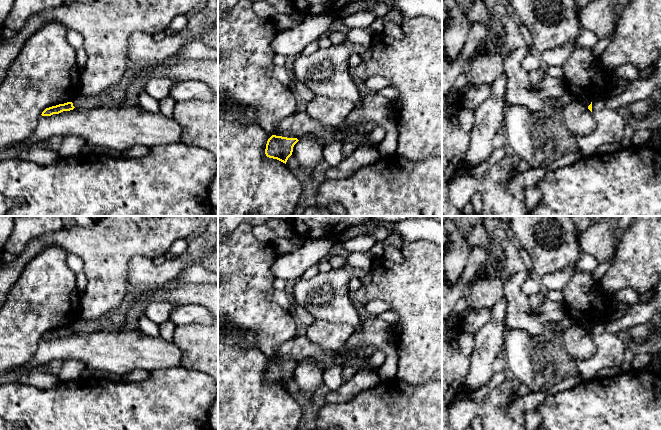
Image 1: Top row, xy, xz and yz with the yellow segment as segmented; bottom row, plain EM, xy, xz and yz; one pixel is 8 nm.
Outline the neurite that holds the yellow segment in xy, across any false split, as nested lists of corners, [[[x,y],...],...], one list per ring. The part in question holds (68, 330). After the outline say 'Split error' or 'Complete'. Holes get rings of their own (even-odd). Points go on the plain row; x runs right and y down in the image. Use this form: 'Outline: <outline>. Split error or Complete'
Outline: [[[67,326],[64,328],[59,328],[56,330],[52,330],[49,332],[46,332],[43,336],[42,336],[42,340],[51,340],[53,338],[59,338],[63,335],[70,335],[73,334],[75,331],[73,330],[72,326]]]. Complete

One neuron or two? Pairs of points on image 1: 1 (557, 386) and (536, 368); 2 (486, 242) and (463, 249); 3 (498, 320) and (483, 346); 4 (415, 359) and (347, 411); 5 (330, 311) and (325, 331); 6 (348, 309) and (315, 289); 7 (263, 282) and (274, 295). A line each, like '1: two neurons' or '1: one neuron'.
1: two neurons
2: two neurons
3: one neuron
4: two neurons
5: two neurons
6: one neuron
7: two neurons

